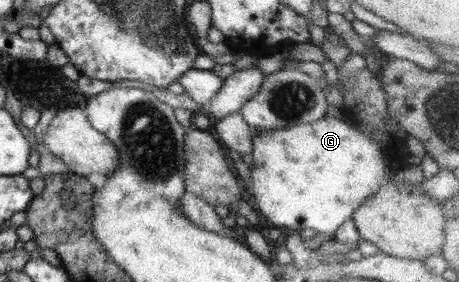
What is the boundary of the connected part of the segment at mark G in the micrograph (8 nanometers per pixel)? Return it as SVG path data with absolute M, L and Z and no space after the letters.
M327 115L318 121L282 129L252 129L251 138L253 150L250 153L251 178L248 183L252 187L244 188L247 191L252 189L258 212L264 215L268 223L288 232L306 228L334 239L337 229L352 220L354 210L376 194L385 181L387 163L382 145L359 130L356 123L348 121L347 117L340 119Z

